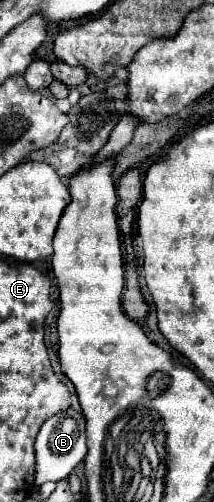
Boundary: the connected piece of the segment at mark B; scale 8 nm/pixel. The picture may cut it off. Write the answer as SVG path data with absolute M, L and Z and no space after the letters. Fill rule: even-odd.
M74 408L66 412L50 416L36 438L36 484L44 484L48 480L60 482L68 478L68 474L84 460L86 456L86 432L84 432L84 416Z

